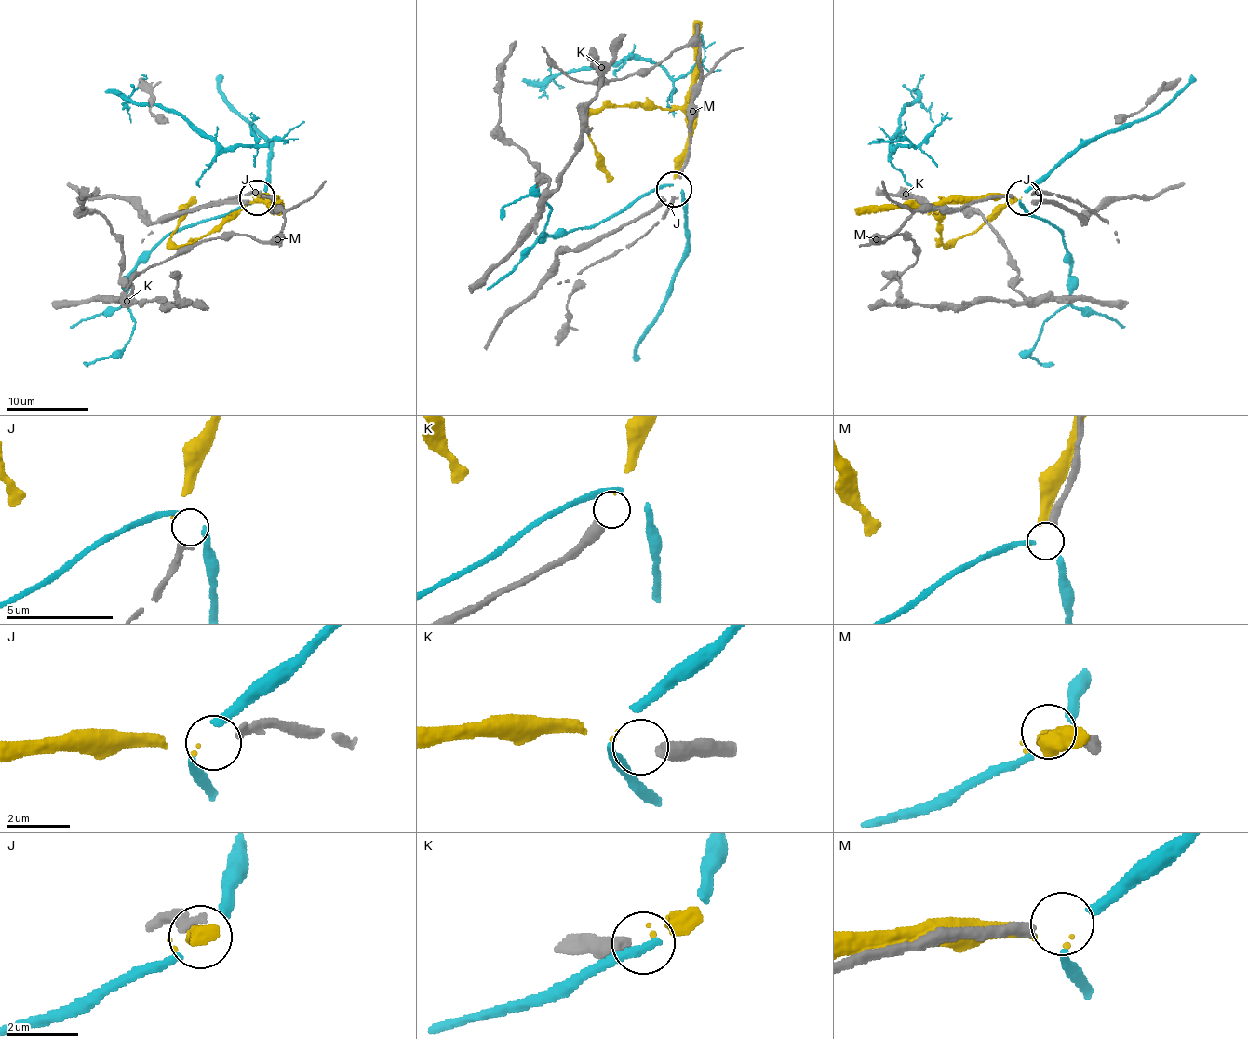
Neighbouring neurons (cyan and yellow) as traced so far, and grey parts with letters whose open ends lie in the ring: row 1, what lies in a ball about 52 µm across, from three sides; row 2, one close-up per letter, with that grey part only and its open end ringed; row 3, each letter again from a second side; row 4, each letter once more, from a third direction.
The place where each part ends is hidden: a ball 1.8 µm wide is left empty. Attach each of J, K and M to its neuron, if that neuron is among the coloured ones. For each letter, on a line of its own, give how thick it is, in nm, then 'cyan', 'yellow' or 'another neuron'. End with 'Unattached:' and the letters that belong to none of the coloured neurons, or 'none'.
J: 280 nm thick; another neuron
K: 500 nm thick; yellow
M: 360 nm thick; cyan
Unattached: J

